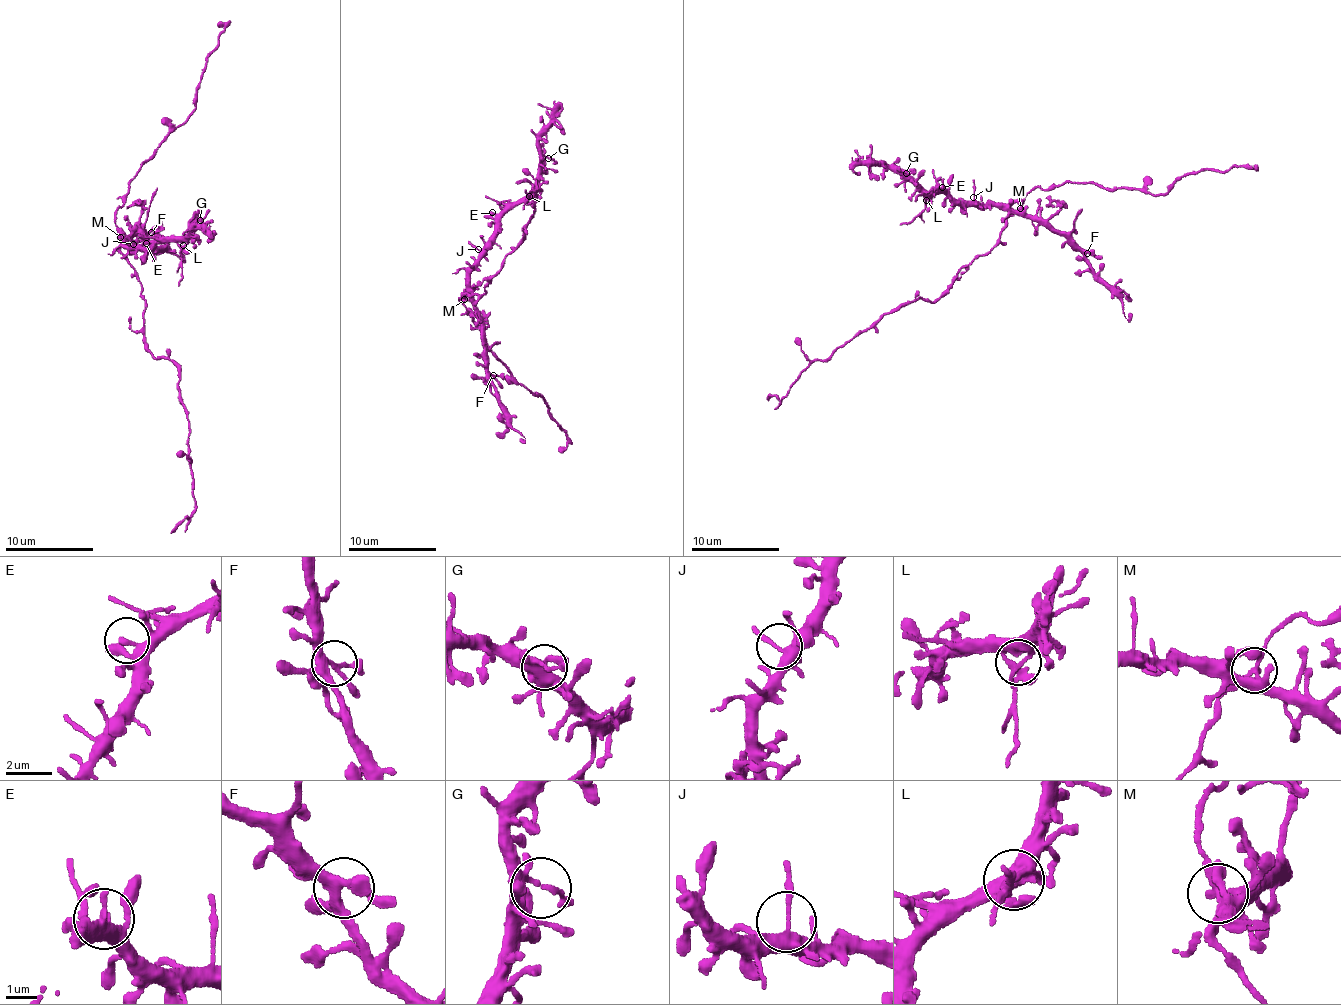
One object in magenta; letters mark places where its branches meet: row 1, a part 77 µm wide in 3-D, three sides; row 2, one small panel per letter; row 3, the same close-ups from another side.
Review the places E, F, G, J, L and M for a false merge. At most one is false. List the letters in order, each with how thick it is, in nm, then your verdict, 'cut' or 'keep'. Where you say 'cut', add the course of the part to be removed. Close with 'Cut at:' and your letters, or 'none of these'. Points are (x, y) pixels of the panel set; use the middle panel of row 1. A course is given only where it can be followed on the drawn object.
E: 240 nm | keep
F: 280 nm | keep
G: 200 nm | keep
J: 280 nm | keep
L: 260 nm | keep
M: 220 nm | keep
Cut at: none of these

